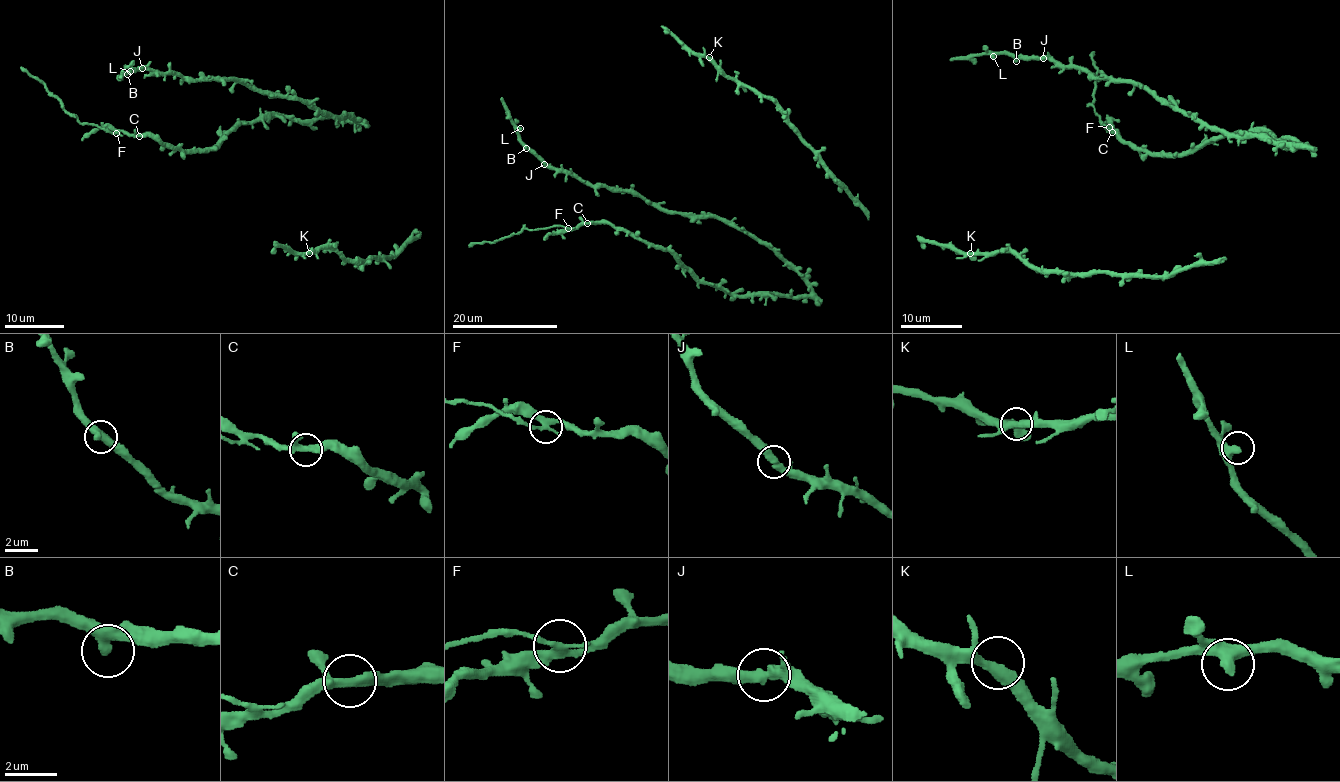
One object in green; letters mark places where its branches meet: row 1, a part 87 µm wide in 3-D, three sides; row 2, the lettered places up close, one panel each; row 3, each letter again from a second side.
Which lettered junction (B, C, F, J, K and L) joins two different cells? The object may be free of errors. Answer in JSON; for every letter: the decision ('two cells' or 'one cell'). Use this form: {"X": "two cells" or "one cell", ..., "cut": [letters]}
{"B": "one cell", "C": "one cell", "F": "two cells", "J": "one cell", "K": "one cell", "L": "one cell", "cut": ["F"]}

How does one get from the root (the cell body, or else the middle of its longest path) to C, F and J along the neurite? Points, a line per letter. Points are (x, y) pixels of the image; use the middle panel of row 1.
C: (808, 282), (808, 295), (734, 296), (698, 282), (667, 250), (648, 246), (606, 223), (587, 223)
F: (808, 282), (808, 295), (734, 296), (698, 282), (670, 252), (648, 246), (606, 223), (580, 223), (568, 228)
J: (808, 282), (770, 248), (717, 218), (670, 212), (638, 195), (595, 187), (545, 164)

